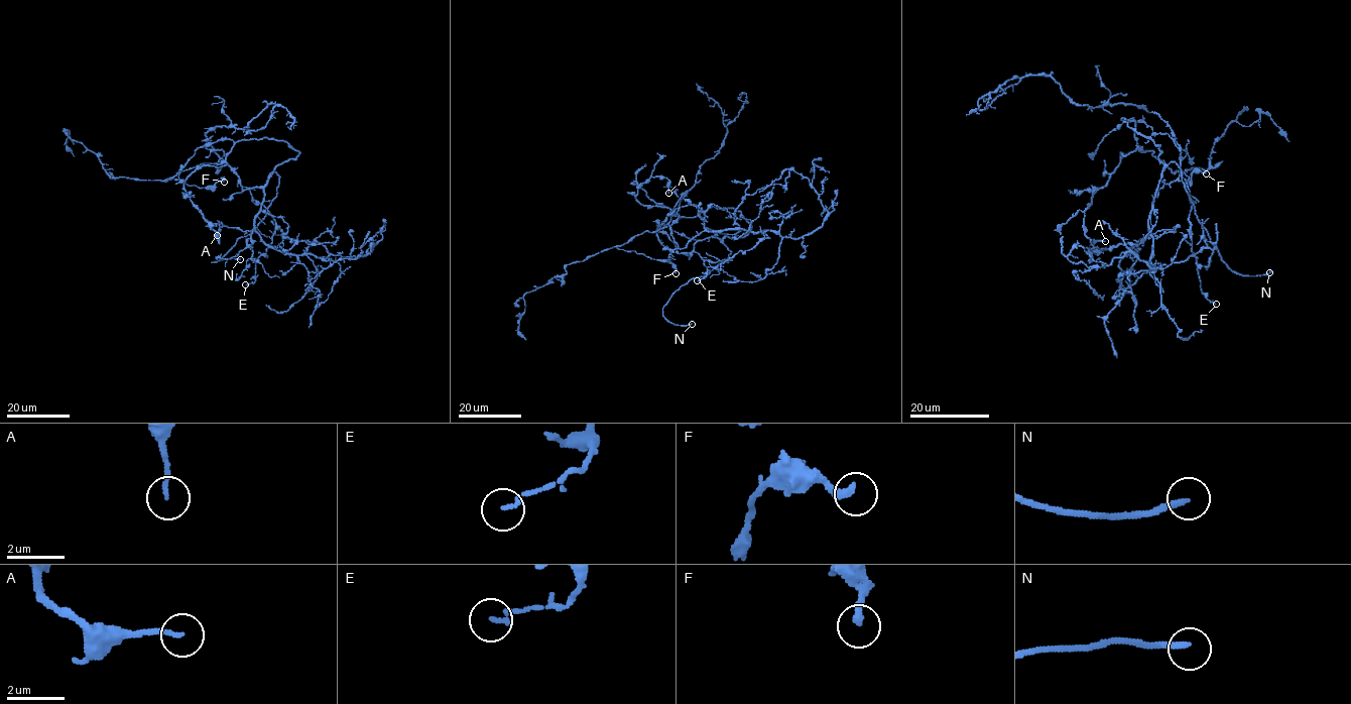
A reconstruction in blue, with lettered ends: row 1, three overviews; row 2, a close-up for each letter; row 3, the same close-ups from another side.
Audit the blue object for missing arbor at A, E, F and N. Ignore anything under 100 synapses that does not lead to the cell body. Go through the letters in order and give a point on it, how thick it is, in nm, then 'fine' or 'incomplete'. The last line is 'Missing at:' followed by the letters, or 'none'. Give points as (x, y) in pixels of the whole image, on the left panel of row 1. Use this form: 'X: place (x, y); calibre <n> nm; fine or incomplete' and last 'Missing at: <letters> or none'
A: place (217, 235); calibre 160 nm; fine
E: place (245, 284); calibre 130 nm; fine
F: place (224, 182); calibre 280 nm; fine
N: place (240, 259); calibre 220 nm; incomplete
Missing at: N

